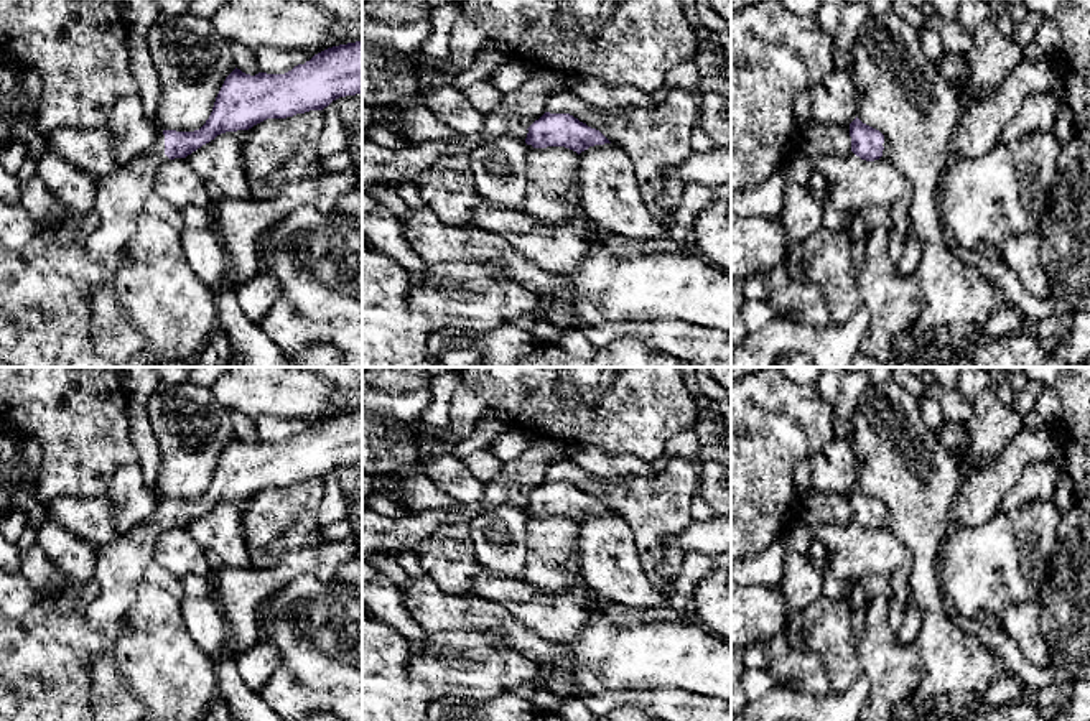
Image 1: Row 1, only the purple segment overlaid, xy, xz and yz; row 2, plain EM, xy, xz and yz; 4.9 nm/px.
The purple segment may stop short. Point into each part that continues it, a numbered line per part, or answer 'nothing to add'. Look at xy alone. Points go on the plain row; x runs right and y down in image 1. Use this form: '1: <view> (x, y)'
1: xy (119, 567)

